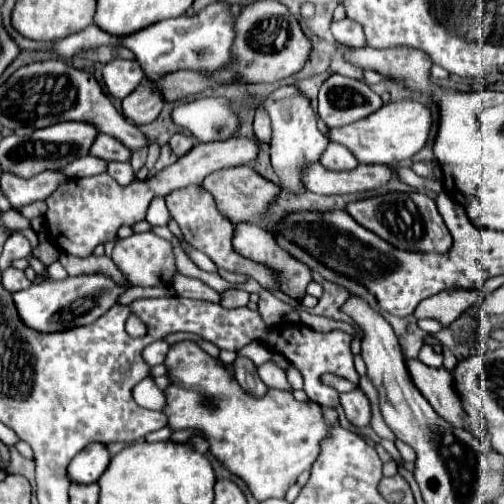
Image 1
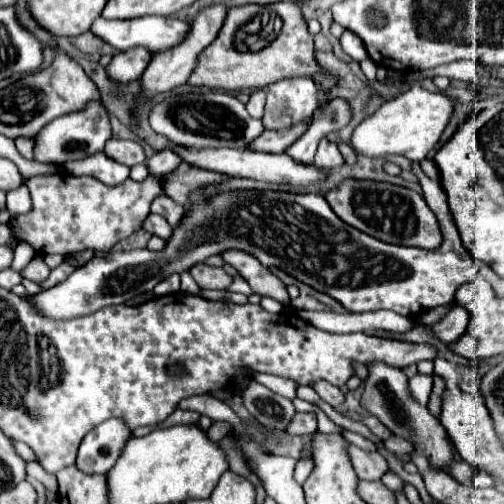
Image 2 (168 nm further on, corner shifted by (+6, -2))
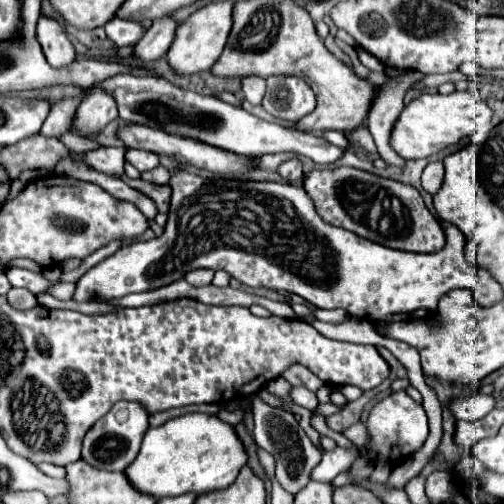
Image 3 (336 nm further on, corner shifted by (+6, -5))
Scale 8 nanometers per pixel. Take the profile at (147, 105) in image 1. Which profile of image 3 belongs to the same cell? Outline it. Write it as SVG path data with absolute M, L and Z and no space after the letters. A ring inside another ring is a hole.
M225 1L211 3L211 5L197 9L193 15L189 15L187 21L183 21L177 27L175 39L165 55L177 75L193 75L199 71L209 71L213 67L213 63L219 59L219 55L227 43L227 35L231 31L231 11L233 11L233 3L225 3Z

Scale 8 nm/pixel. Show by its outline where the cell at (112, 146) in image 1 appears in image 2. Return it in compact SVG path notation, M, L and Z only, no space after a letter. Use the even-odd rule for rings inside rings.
M111 138L105 144L105 154L111 156L113 160L125 164L125 166L135 166L135 164L143 164L147 160L143 148L139 142L133 140L119 140L119 138Z

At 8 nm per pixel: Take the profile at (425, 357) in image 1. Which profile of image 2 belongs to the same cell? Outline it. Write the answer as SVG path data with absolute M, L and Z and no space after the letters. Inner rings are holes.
M415 374L415 376L409 380L409 392L411 392L411 396L413 396L421 406L427 406L431 388L433 388L433 376Z

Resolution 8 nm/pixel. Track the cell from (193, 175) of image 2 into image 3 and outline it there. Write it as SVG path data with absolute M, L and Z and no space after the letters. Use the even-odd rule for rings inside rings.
M127 175L121 177L125 183L129 183L133 189L145 193L147 197L151 197L159 209L159 213L169 213L169 205L171 205L171 185L157 185L157 183L147 183L143 179L129 179Z

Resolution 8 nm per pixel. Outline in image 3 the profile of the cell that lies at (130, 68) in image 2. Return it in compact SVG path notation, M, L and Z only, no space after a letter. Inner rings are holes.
M165 17L165 19L159 19L159 21L153 21L153 25L149 27L149 31L145 33L145 37L135 45L133 49L133 55L141 61L155 61L155 59L161 59L171 41L173 41L173 33L175 33L175 21Z

